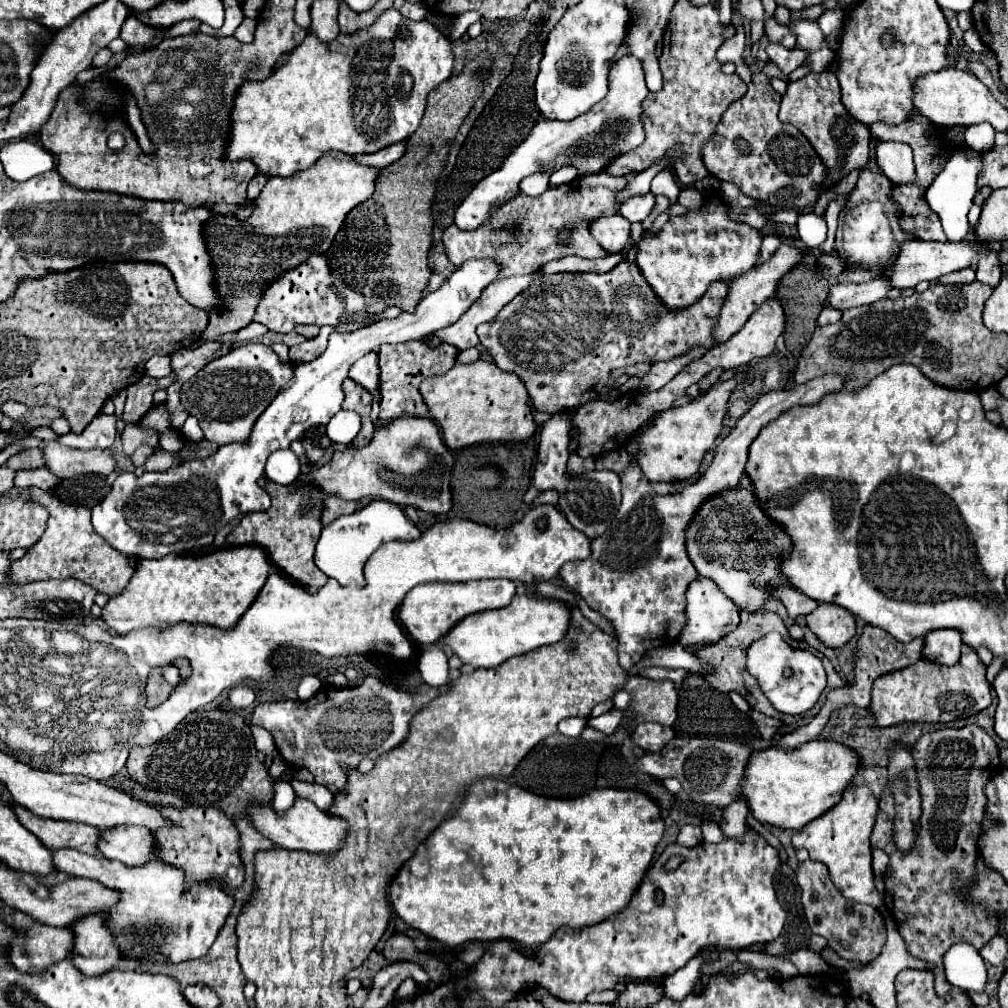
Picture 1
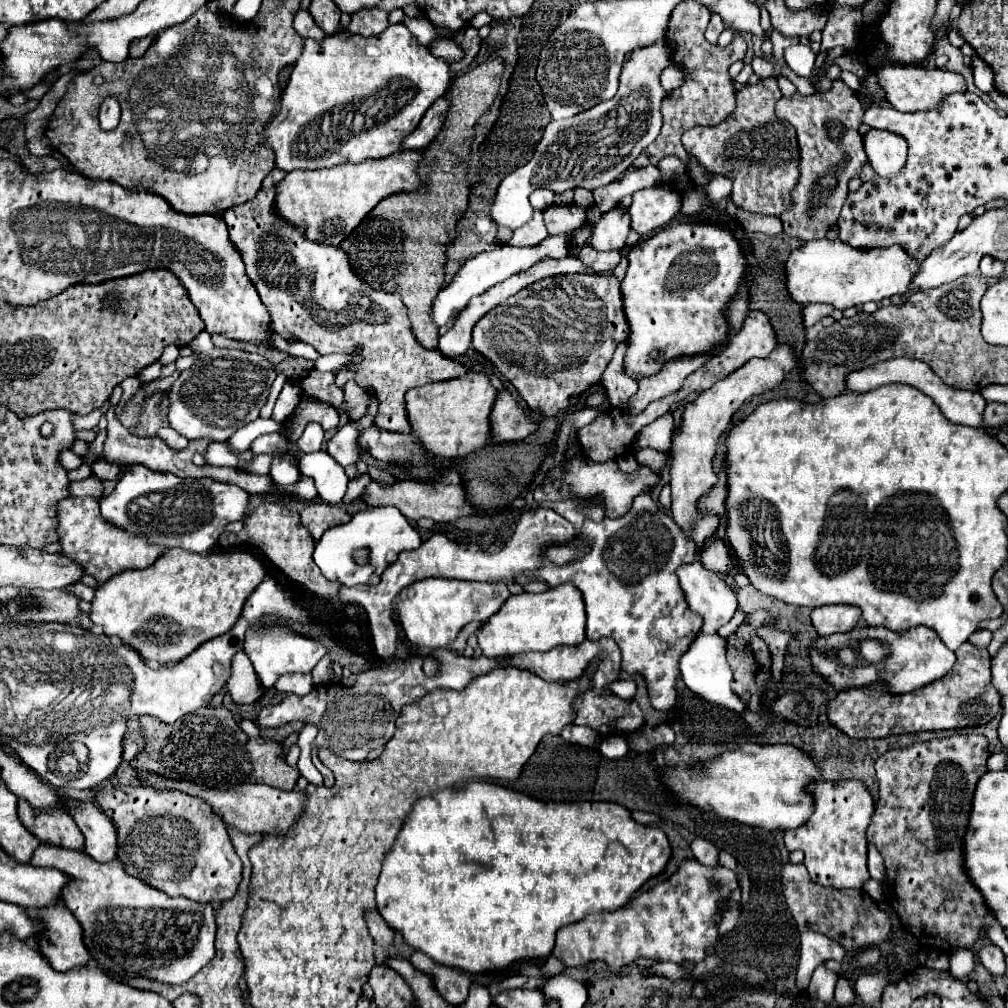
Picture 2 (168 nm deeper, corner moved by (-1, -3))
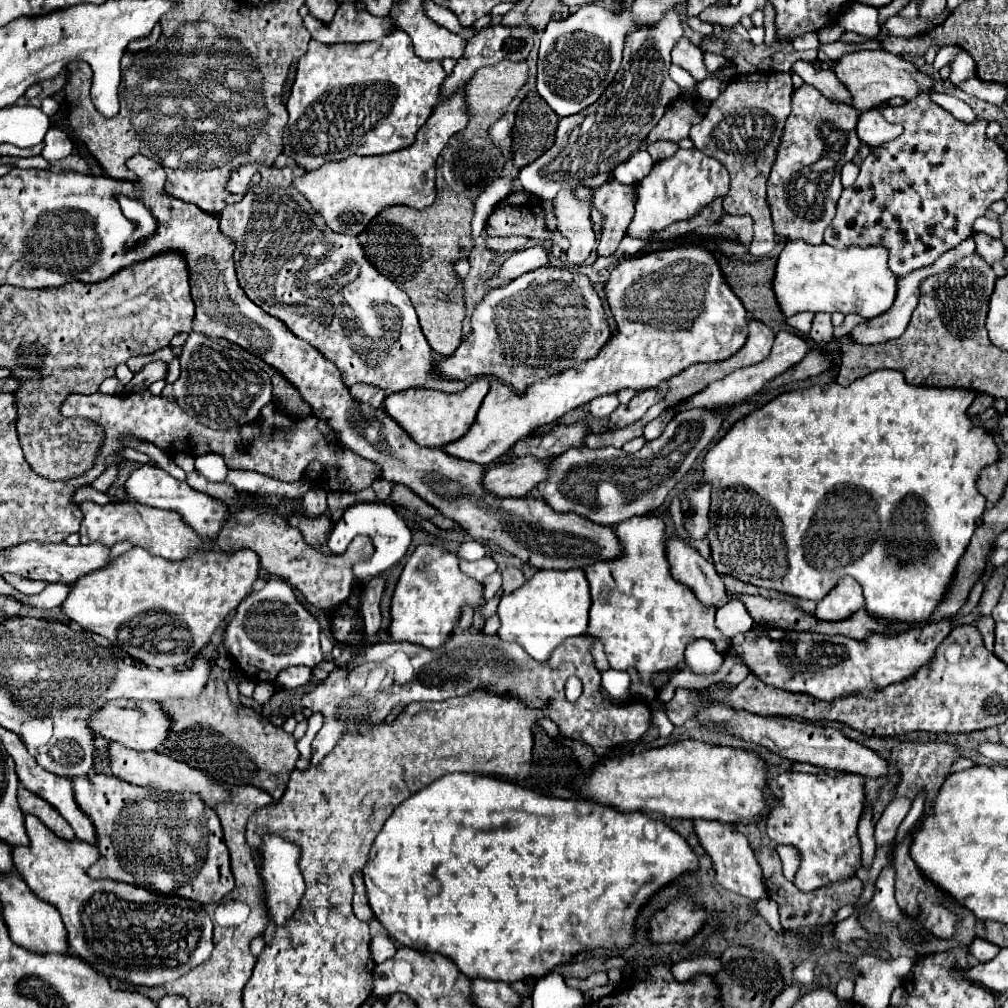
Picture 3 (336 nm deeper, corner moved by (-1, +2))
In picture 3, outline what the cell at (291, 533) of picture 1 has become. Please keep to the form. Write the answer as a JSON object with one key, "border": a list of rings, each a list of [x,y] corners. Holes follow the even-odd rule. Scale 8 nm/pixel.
{"border":[[[240,509],[230,515],[218,535],[218,545],[224,553],[232,553],[238,549],[252,549],[260,557],[260,565],[270,573],[286,579],[292,587],[302,591],[306,601],[314,607],[330,609],[342,605],[350,597],[354,585],[352,565],[360,559],[368,559],[373,547],[370,538],[356,536],[348,546],[344,555],[322,555],[312,549],[296,527],[290,527],[286,519],[280,515],[262,515],[254,509]]]}

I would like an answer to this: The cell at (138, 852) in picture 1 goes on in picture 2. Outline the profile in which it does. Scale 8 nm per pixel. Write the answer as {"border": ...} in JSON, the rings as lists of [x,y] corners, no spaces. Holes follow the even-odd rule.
{"border":[[[82,792],[80,796],[82,804],[78,804],[78,812],[74,812],[72,818],[86,838],[84,852],[98,862],[118,858],[118,832],[114,822],[92,802],[94,792]]]}

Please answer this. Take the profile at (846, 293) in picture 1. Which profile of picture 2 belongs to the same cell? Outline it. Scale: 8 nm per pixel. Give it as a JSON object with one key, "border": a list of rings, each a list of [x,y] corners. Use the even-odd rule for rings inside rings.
{"border":[[[820,302],[818,304],[806,304],[804,312],[802,312],[806,328],[816,324],[824,316],[832,316],[832,312],[834,312],[834,306],[830,306],[830,304],[820,304]]]}

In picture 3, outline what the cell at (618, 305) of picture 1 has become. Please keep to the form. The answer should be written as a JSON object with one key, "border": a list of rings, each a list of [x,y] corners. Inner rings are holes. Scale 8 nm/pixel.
{"border":[[[540,267],[516,277],[504,287],[490,289],[474,309],[472,333],[468,335],[468,339],[462,341],[454,357],[436,361],[434,371],[442,379],[456,379],[456,381],[466,381],[482,375],[494,377],[514,387],[514,391],[522,393],[530,383],[538,379],[546,379],[548,375],[564,371],[578,361],[592,359],[592,355],[600,351],[606,339],[610,339],[608,317],[588,277],[564,267]]]}

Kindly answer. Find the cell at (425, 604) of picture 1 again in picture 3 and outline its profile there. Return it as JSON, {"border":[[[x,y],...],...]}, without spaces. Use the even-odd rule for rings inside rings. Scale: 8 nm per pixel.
{"border":[[[418,545],[396,583],[388,633],[394,641],[408,641],[420,647],[436,649],[450,637],[452,629],[458,625],[462,607],[476,607],[480,597],[482,583],[460,571],[456,555],[434,545]]]}

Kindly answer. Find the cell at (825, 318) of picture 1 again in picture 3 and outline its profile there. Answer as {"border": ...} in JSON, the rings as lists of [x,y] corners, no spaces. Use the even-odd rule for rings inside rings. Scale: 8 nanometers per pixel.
{"border":[[[816,313],[814,321],[812,321],[812,331],[810,331],[810,339],[816,343],[828,343],[832,339],[832,323],[830,323],[830,315],[828,313]]]}

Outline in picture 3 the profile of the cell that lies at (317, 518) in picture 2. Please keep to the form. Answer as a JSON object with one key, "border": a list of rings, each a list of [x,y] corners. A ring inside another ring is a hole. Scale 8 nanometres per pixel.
{"border":[[[292,515],[292,517],[288,519],[288,523],[290,523],[292,527],[296,527],[296,529],[300,529],[304,541],[306,541],[308,545],[316,547],[316,549],[328,541],[328,533],[330,533],[330,527],[332,527],[332,525],[330,525],[330,519],[328,519],[326,515],[316,517],[316,519],[302,519],[302,517],[298,517],[298,515]]]}

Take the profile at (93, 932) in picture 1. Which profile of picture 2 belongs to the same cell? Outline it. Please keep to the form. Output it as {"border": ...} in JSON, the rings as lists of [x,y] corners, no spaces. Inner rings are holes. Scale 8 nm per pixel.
{"border":[[[66,906],[54,908],[54,912],[38,918],[50,928],[50,940],[38,944],[38,950],[50,960],[52,968],[66,972],[76,966],[86,966],[92,960],[84,944],[82,926]]]}

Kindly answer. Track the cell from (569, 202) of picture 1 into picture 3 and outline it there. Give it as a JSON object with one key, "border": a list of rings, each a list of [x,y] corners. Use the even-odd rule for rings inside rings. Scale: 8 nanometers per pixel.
{"border":[[[562,189],[554,199],[554,213],[558,219],[558,231],[570,241],[568,261],[570,265],[582,265],[596,249],[594,225],[590,221],[592,201],[578,201],[574,193]]]}

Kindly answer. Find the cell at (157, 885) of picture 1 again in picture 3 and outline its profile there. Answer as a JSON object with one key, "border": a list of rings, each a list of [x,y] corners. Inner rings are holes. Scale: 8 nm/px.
{"border":[[[26,815],[26,831],[30,845],[12,847],[14,869],[26,881],[26,885],[36,893],[38,899],[54,905],[66,925],[68,951],[84,959],[94,967],[94,971],[106,977],[128,979],[132,985],[156,987],[174,981],[200,963],[204,963],[212,953],[212,921],[202,905],[174,895],[154,895],[152,891],[134,887],[130,883],[110,881],[110,879],[90,879],[86,869],[98,861],[98,849],[90,843],[72,839],[60,839],[34,815]]]}

